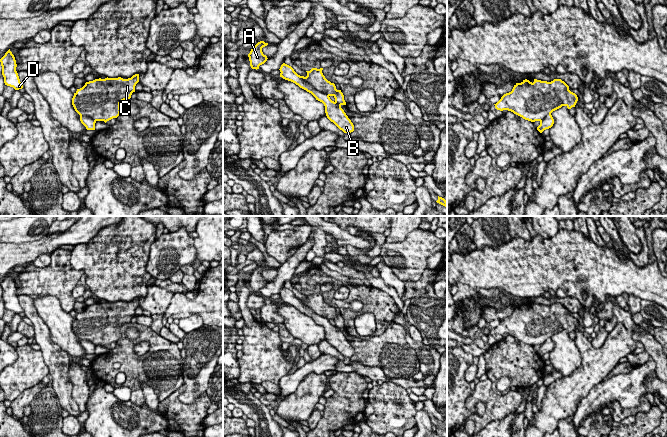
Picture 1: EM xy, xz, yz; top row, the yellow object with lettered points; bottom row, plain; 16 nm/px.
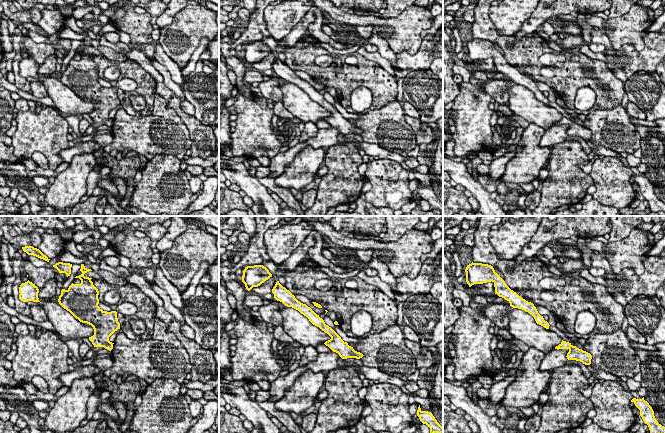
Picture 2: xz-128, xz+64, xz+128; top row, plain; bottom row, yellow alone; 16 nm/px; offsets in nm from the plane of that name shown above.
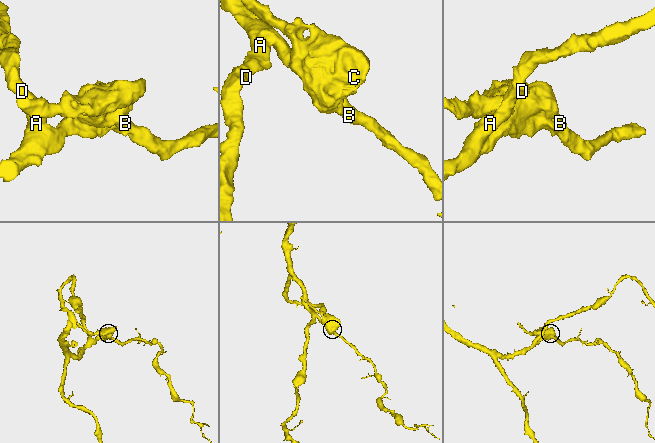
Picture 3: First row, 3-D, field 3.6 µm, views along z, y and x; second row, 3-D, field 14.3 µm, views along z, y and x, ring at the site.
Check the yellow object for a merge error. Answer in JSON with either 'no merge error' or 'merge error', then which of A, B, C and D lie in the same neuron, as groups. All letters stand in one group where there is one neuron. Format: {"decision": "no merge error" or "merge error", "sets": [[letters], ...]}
{"decision": "merge error", "sets": [["A", "B", "D"], ["C"]]}

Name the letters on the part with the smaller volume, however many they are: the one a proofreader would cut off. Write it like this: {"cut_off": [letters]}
{"cut_off": ["C"]}

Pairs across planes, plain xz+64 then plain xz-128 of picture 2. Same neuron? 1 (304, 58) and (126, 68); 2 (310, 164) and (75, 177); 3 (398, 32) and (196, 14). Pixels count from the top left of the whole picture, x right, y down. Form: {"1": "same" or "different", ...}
{"1": "same", "2": "same", "3": "same"}

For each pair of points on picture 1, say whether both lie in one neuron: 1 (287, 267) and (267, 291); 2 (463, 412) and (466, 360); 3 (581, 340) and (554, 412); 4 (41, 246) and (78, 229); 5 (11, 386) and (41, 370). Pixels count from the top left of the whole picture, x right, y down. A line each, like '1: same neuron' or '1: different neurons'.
1: same neuron
2: same neuron
3: same neuron
4: same neuron
5: same neuron

